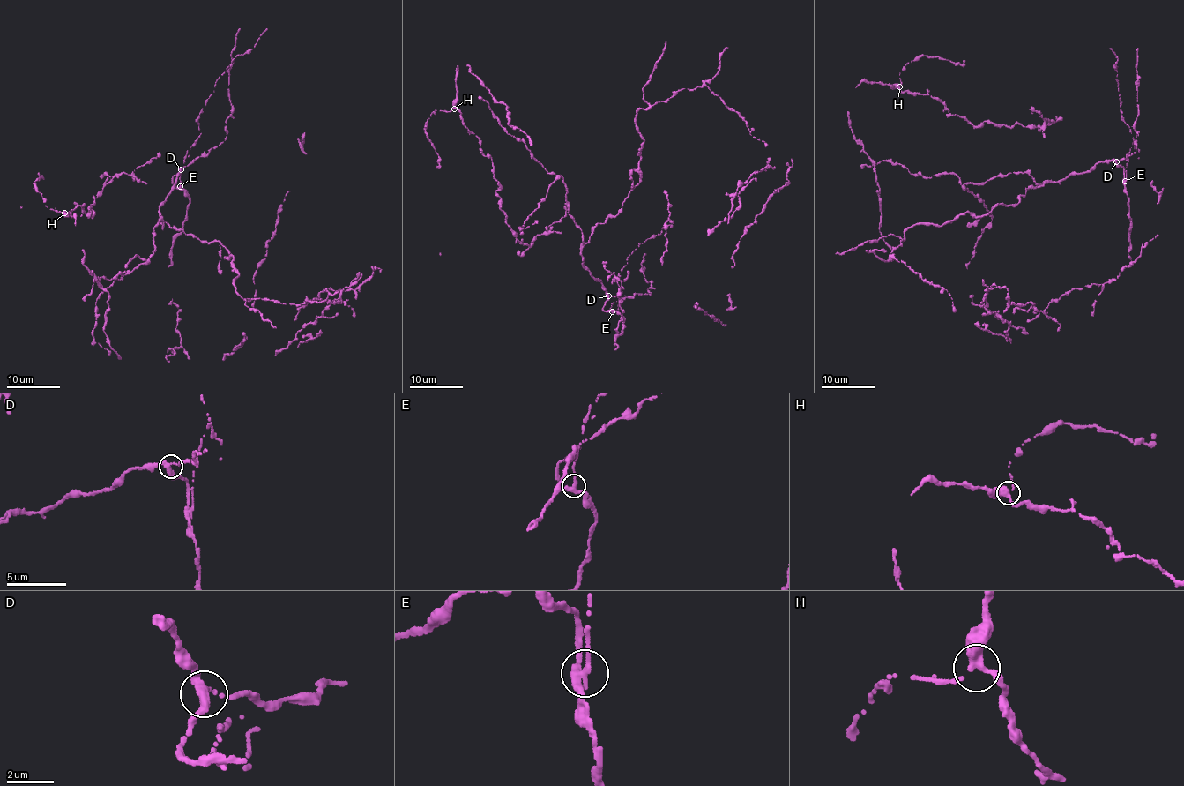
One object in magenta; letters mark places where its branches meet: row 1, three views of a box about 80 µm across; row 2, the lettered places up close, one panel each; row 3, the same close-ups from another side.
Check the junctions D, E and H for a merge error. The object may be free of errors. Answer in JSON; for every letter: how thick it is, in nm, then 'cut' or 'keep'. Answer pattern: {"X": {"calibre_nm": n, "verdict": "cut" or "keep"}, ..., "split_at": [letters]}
{"D": {"calibre_nm": 320, "verdict": "keep"}, "E": {"calibre_nm": 320, "verdict": "cut"}, "H": {"calibre_nm": 320, "verdict": "keep"}, "split_at": ["E"]}

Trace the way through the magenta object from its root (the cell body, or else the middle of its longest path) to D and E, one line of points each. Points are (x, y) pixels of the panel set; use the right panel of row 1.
D: (1001, 204), (1016, 204), (1026, 189), (1082, 174), (1099, 162), (1116, 161)
E: (1001, 204), (1016, 204), (1026, 189), (1082, 174), (1111, 159), (1123, 168), (1126, 180)

